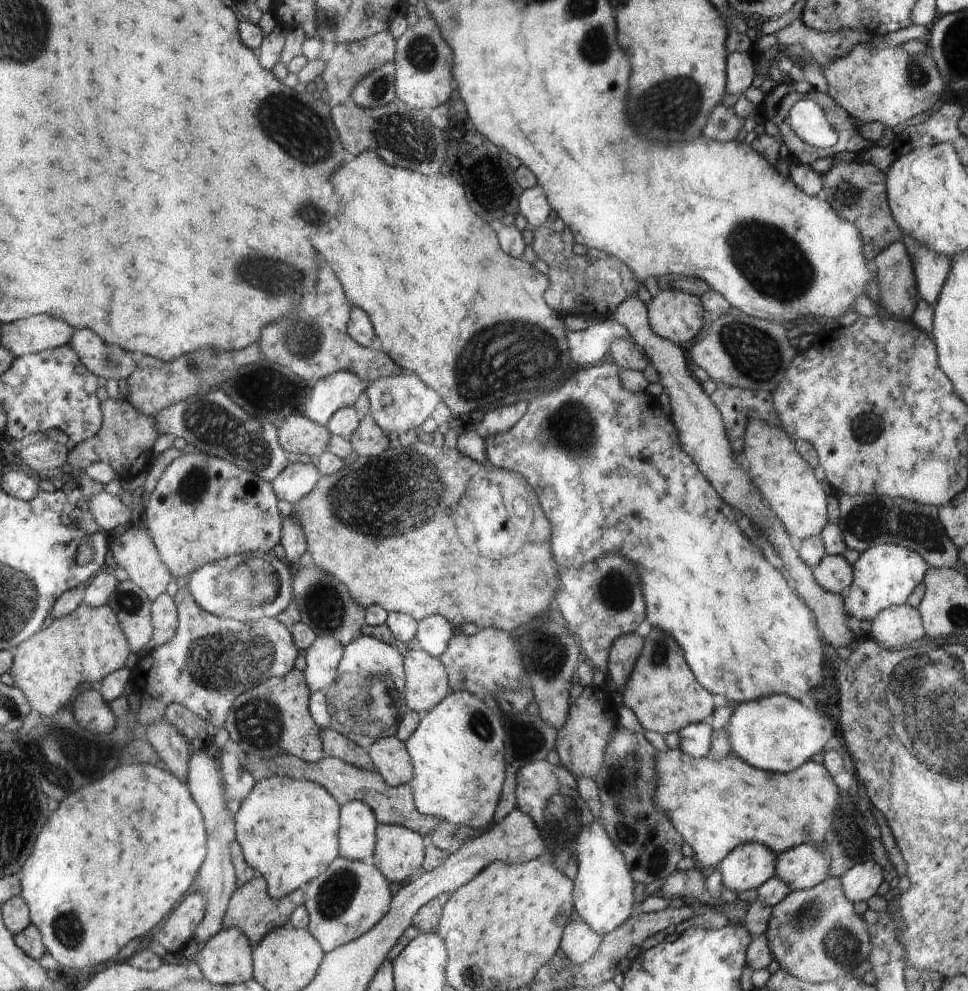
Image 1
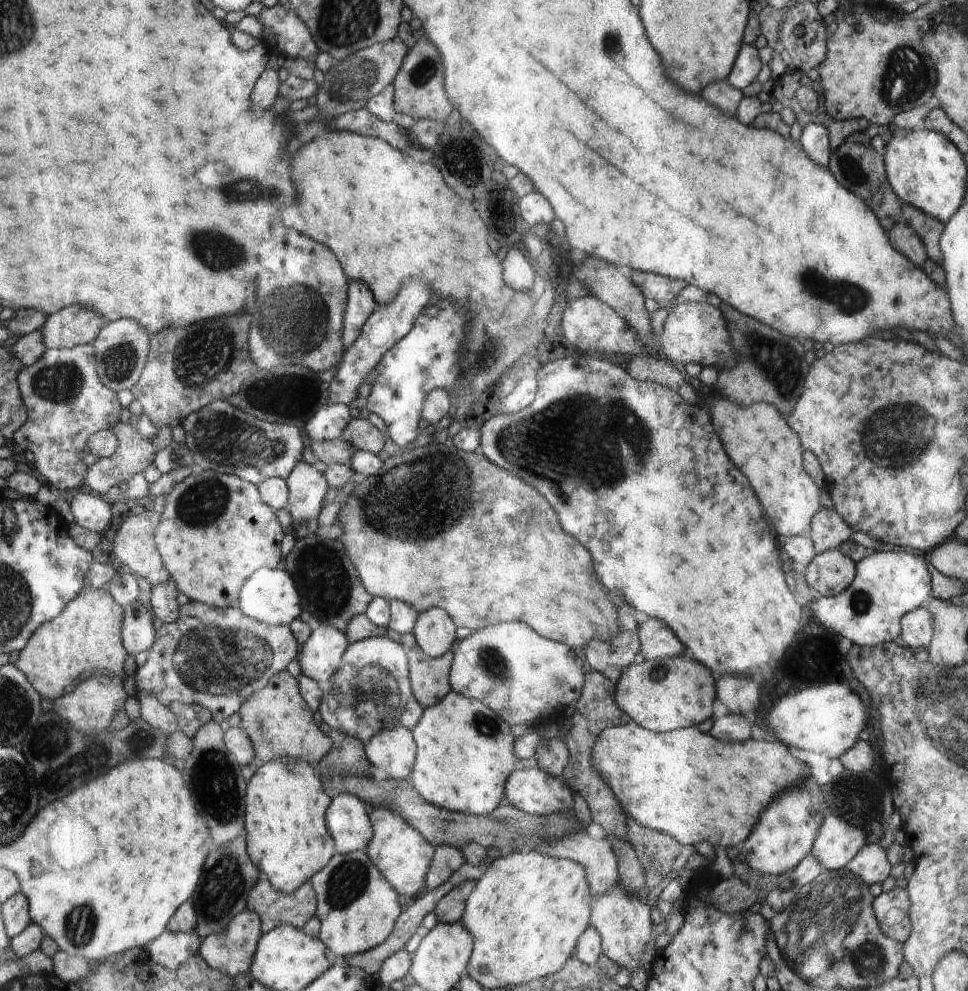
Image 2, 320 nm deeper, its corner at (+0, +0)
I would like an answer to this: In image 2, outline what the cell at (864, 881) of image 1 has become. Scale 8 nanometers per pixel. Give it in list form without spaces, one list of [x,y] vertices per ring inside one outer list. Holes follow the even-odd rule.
[[[868,844],[845,868],[870,887],[873,884],[882,884],[890,876],[891,867],[887,850],[880,844]]]

